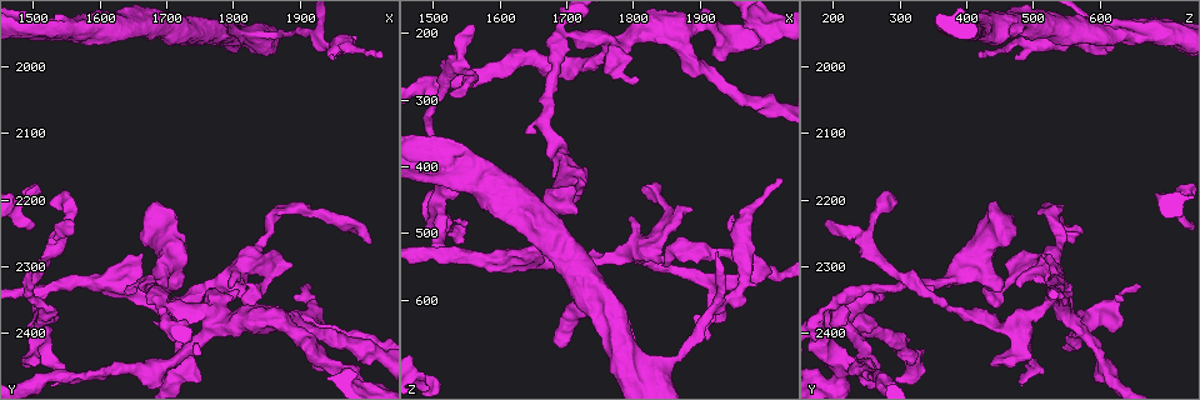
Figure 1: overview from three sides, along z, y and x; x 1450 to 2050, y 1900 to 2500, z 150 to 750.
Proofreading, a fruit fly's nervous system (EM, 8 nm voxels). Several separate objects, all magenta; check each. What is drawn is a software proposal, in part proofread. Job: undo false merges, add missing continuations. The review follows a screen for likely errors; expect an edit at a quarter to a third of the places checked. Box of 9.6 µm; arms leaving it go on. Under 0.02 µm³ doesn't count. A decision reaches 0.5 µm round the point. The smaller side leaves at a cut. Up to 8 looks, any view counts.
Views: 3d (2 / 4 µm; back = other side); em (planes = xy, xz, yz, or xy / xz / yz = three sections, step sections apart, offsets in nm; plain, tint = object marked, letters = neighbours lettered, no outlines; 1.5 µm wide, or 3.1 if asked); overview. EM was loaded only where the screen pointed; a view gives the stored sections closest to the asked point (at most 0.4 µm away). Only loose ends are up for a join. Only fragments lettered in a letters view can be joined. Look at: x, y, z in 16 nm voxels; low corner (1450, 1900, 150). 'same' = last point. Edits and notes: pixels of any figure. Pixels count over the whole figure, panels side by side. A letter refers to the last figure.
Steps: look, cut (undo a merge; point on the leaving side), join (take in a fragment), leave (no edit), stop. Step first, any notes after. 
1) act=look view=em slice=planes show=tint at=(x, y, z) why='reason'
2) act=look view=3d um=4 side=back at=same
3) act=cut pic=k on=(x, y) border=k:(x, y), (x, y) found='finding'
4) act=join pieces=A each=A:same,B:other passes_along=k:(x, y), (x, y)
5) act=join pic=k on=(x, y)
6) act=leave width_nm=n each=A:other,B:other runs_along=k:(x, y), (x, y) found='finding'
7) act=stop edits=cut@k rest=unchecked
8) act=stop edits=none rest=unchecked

act=look view=em slice=planes show=letters at=(1530, 2260, 250) why='thick turns thin'

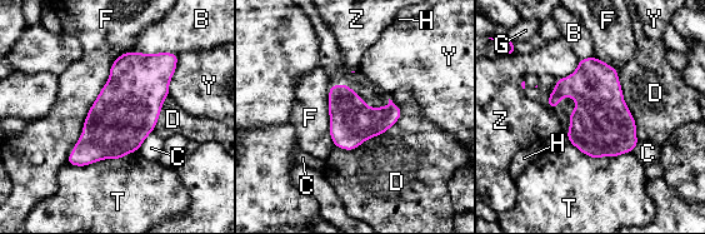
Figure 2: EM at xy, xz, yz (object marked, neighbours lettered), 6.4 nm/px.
act=leave each=B:other,C:other,D:other,F:other,G:other,H:other,T:other,Y:other,Z:other border=2:(125, 51), (71, 147) found='one cell here'

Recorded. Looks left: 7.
act=look view=em slice=planes show=letters at=(1645, 2330, 345) why='an open end'

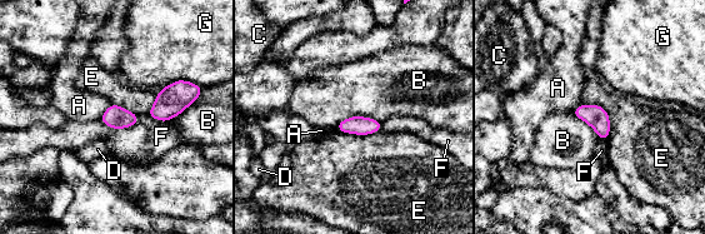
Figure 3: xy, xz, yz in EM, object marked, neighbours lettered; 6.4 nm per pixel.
act=leave each=A:other,B:other,C:other,D:other,E:other,F:other,G:other border=3:(584, 103), (606, 111), (606, 139) found='no lettered fragment goes on from it'

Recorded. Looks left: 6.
act=look view=em slice=xy step=8 show=letters at=(1695, 2360, 200) why='thin neck'

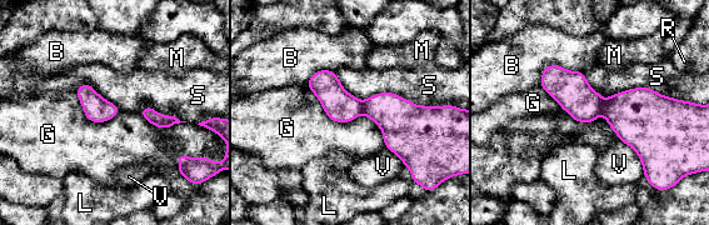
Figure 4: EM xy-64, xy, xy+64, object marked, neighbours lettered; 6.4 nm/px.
act=cut pic=4 on=(340, 106) each=B:other,G:other,L:other,M:other,R:other,S:other,V:other found='two cells meet here'

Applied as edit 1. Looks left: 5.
act=stop edits=cut@4 rest=unchecked

